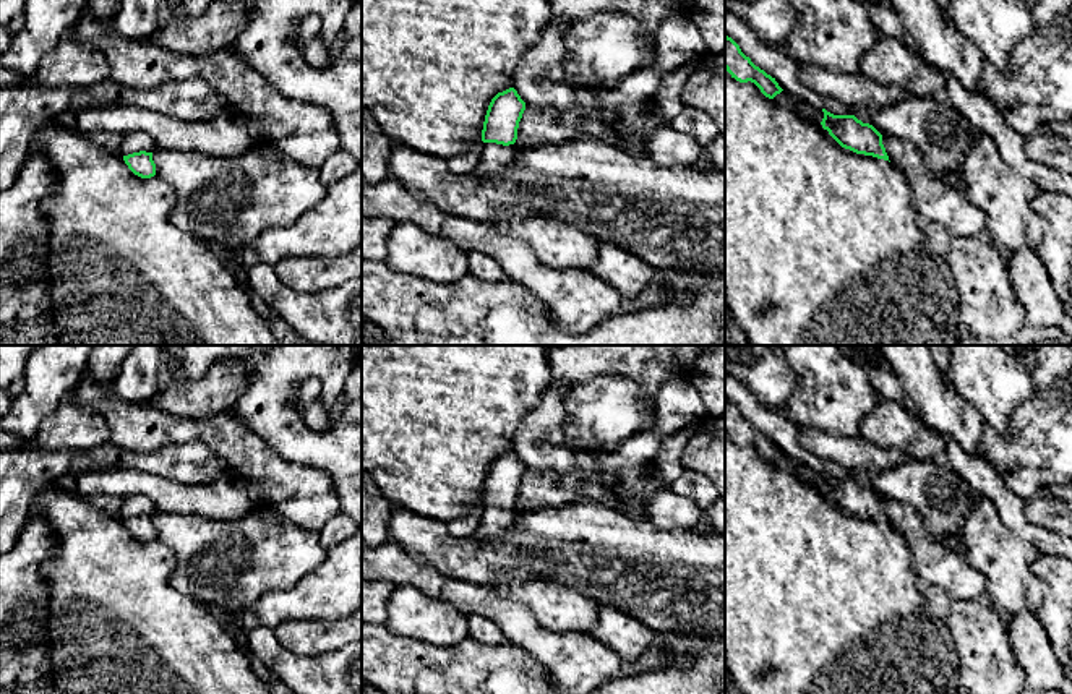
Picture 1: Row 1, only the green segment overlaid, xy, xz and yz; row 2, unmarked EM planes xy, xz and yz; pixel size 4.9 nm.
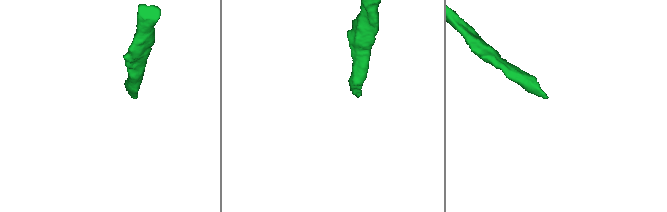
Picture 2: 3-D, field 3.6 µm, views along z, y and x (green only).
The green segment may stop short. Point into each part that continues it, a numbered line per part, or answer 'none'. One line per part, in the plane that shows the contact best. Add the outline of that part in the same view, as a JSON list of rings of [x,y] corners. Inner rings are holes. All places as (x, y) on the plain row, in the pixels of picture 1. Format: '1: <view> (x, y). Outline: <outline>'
1: xz (495, 519). Outline: [[[483,506],[483,516],[474,535],[480,540],[491,540],[504,532],[516,520],[516,517],[516,506],[509,509]]]

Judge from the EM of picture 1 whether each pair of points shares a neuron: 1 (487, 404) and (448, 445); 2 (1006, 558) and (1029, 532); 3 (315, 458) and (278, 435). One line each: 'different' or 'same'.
1: same
2: different
3: same

